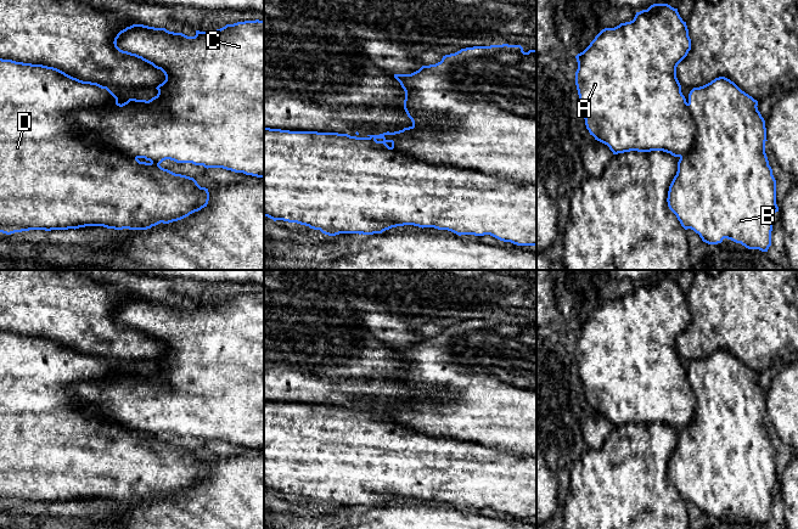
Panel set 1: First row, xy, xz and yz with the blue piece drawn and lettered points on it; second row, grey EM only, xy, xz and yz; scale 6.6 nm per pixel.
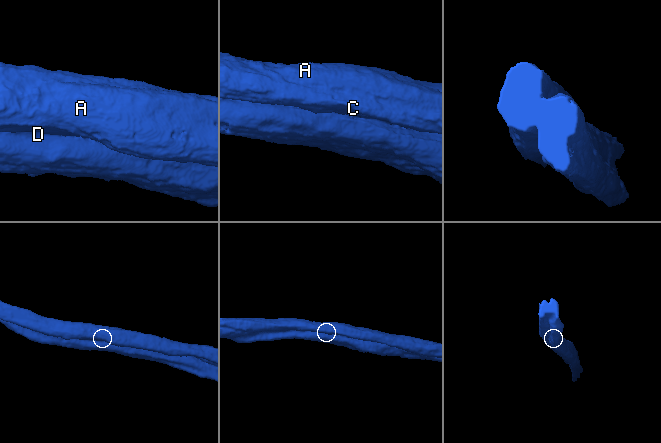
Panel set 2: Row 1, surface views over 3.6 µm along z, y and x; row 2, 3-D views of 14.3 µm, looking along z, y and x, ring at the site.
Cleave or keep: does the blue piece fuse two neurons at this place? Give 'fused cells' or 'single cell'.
fused cells

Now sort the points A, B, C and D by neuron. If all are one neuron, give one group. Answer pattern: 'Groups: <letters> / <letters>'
Groups: A C / B D

